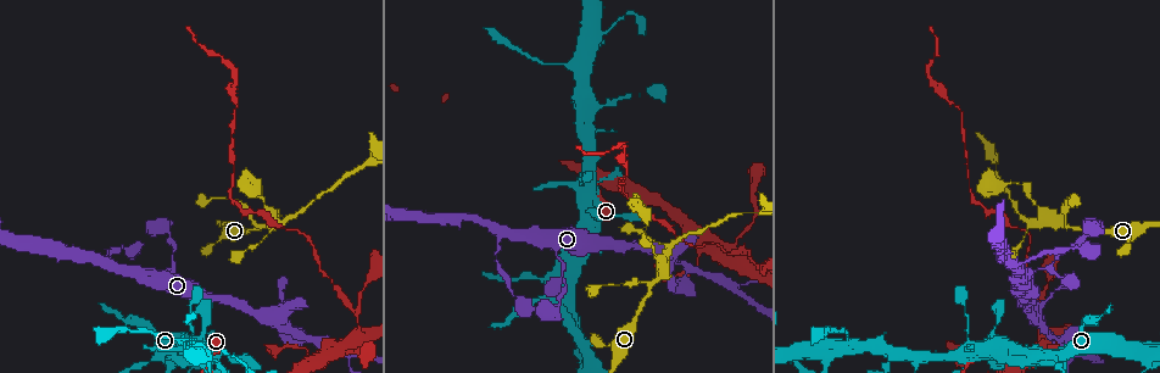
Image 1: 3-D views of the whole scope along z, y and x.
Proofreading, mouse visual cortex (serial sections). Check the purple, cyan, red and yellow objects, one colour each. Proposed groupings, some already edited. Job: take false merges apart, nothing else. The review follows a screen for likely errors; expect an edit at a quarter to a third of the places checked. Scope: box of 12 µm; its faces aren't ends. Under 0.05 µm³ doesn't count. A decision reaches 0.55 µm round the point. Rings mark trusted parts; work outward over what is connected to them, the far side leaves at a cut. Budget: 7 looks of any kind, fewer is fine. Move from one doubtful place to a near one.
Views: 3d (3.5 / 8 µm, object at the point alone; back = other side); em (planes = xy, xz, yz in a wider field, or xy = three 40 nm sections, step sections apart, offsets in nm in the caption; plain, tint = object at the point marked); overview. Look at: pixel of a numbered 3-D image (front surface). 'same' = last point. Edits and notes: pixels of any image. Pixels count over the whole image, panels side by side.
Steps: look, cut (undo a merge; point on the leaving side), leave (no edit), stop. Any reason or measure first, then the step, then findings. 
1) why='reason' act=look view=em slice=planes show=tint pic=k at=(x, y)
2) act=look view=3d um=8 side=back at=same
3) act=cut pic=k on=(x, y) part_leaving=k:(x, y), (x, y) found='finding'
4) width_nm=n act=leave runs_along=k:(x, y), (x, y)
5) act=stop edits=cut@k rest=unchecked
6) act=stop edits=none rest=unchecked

why='small branch off a trunk' act=look view=3d um=3.5 pic=1 at=(587, 191)

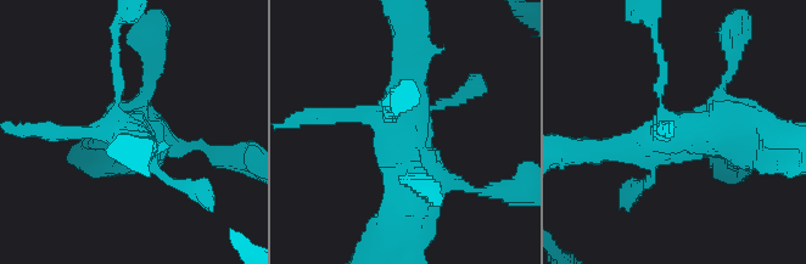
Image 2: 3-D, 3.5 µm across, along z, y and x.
act=look view=em slice=xy step=2 show=tint pic=2 at=(404, 127)

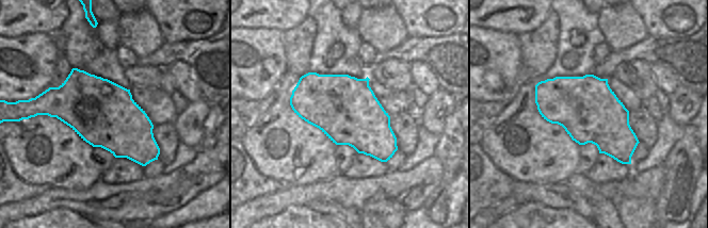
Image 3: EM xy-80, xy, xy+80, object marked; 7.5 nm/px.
why='cut it another way' act=look view=em slice=planes show=tint at=same

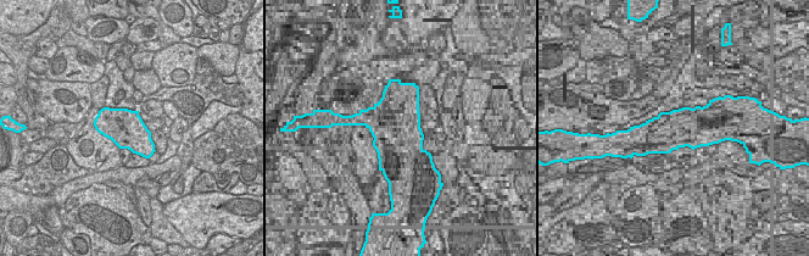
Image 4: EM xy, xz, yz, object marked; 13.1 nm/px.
act=leave runs_along=2:(750, 133), (688, 129), (598, 151) found='one cell here'

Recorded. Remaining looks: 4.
why='thin arm on a thick one' act=look view=3d um=8 pic=1 at=(746, 252)

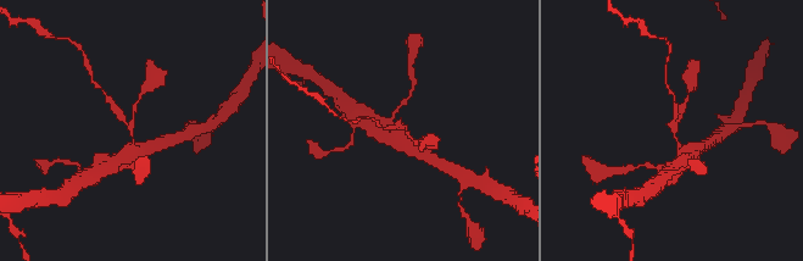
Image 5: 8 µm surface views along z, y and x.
why='now the EM' act=look view=em slice=xy step=1 show=tint pic=5 at=(404, 129)

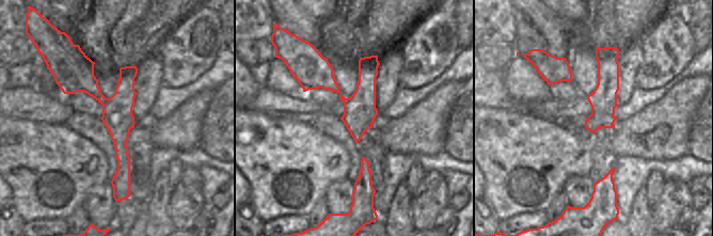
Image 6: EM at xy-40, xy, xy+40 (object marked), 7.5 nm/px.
arms=3 act=cut pic=5 on=(679, 115) part_leaving=5:(675, 138), (673, 94) found='a second cell is stuck on'

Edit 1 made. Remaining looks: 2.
act=stop edits=cut@5 rest=unchecked

